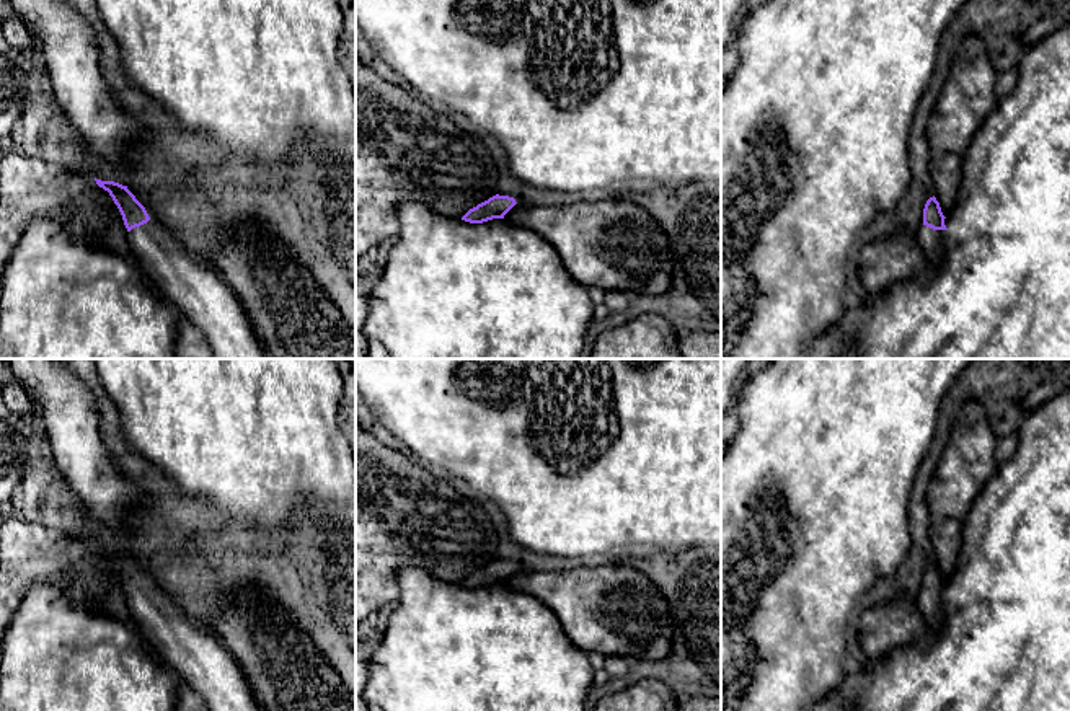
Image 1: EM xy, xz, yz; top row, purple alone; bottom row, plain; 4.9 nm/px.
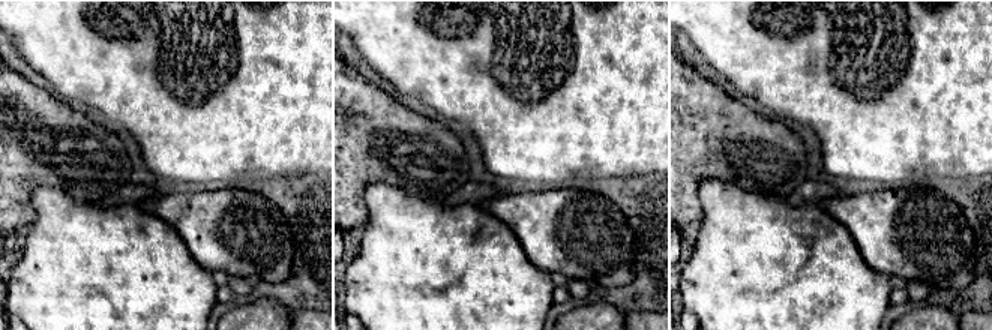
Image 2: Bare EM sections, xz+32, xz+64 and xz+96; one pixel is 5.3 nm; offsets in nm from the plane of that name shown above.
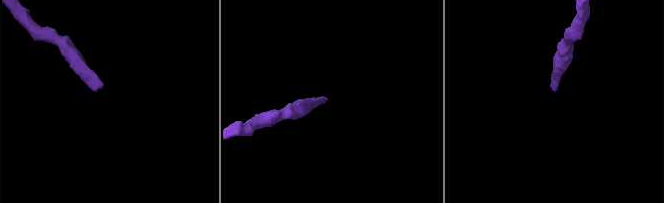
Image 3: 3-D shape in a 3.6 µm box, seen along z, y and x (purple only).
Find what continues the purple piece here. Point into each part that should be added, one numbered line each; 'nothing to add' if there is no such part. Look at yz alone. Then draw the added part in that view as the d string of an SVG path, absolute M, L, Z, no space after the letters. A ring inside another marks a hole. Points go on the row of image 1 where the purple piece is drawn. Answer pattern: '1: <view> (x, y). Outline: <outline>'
1: yz (930, 240). Outline: M926 225L918 228L920 248L925 254L928 267L936 267L943 254L943 240L948 230L933 230Z

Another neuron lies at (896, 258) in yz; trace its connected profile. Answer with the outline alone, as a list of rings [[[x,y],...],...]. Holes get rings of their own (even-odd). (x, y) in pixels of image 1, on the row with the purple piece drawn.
[[[897,222],[886,238],[863,245],[858,253],[860,279],[869,295],[882,294],[897,282],[915,279],[926,269],[918,230],[910,232]]]

